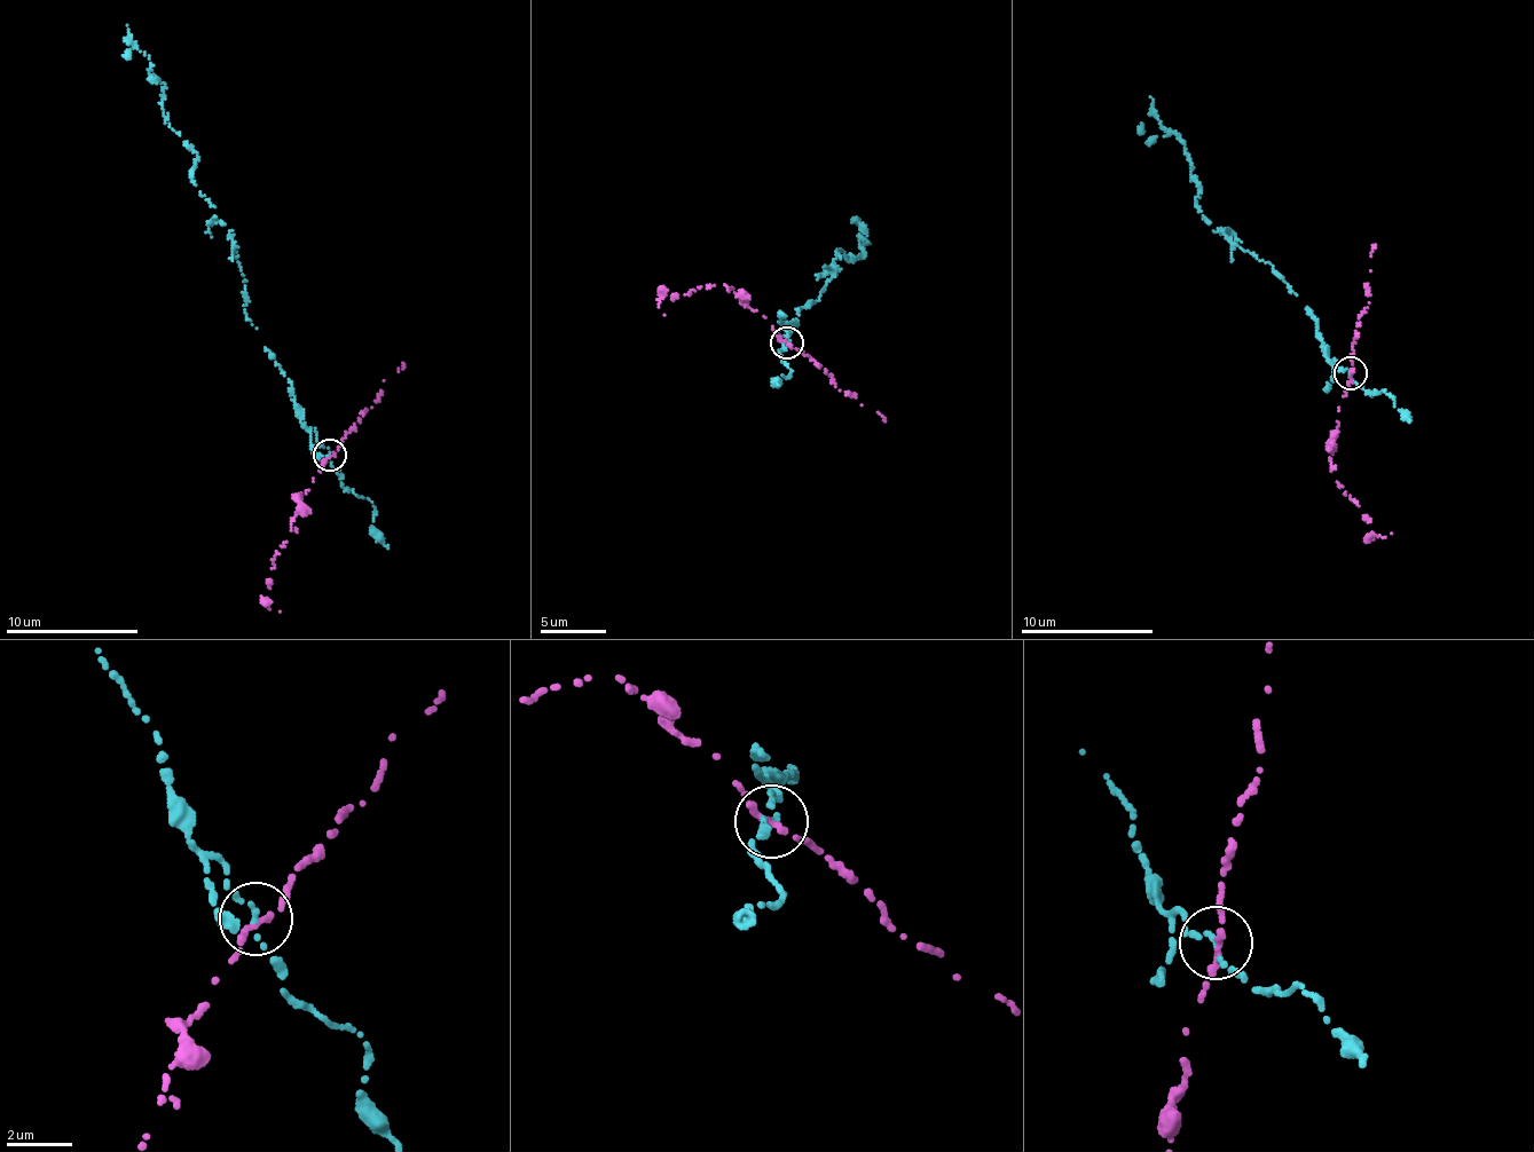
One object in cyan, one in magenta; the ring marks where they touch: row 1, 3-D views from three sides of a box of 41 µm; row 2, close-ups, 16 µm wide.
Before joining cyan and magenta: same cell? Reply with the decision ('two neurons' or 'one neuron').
two neurons

